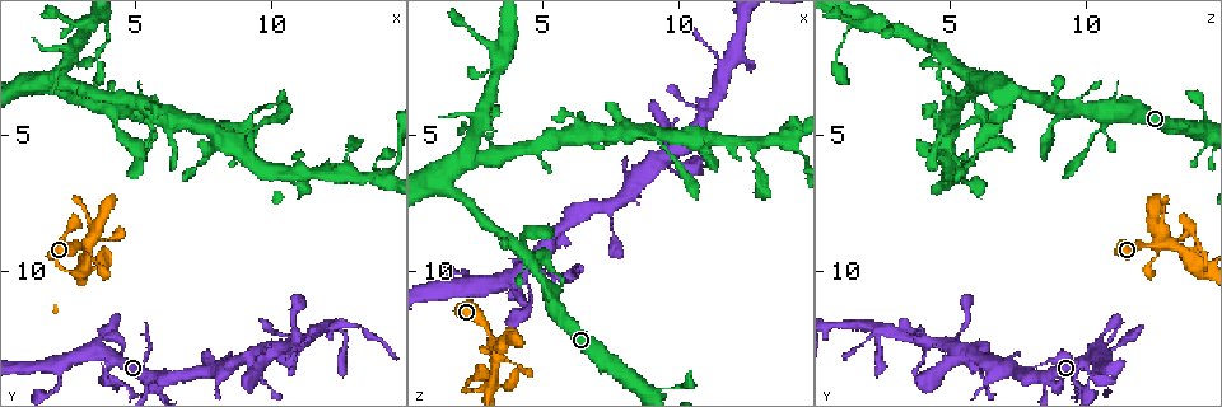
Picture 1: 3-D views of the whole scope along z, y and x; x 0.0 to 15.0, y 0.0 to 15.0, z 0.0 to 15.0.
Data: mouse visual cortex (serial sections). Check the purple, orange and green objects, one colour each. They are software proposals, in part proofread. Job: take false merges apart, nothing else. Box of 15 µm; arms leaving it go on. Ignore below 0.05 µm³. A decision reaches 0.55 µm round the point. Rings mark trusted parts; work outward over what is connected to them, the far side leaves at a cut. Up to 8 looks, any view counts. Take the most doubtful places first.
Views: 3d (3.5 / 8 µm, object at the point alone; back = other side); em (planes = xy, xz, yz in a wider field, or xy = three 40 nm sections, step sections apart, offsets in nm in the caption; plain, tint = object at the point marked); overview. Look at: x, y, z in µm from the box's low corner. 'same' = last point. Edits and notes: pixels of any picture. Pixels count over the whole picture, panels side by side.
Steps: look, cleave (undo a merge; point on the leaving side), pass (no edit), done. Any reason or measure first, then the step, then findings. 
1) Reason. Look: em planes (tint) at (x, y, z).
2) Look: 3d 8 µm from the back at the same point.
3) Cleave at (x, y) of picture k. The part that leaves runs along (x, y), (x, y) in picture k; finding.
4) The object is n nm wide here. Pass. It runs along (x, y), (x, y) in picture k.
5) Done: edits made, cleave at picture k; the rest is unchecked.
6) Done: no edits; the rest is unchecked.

Abrupt turn. Look: 3d 3.5 µm at (4.0, 13.9, 9.6).

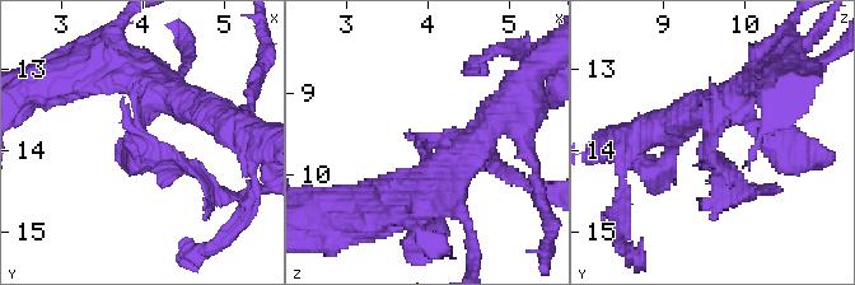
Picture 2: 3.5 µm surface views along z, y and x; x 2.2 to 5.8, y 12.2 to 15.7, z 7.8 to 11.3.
The arms are 150, 350 nm wide; now the EM. Look: em xy step 5 (tint) at (4.05, 13.85, 9.65).

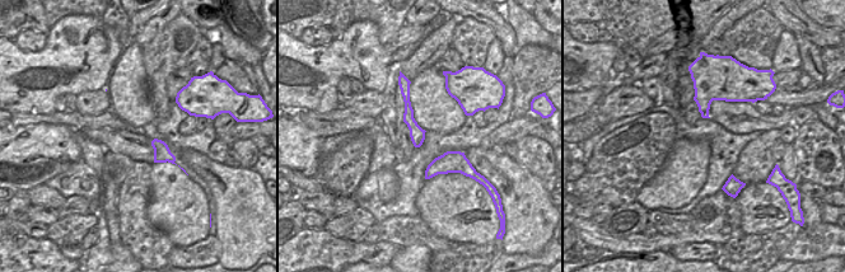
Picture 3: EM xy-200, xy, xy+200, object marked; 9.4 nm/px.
The object is 140 nm wide here. Cleave at (722, 160) of picture 2. The part that leaves runs along (727, 111), (710, 153), (739, 188) in picture 2; two cells meet here.

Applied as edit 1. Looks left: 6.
Look: overview.

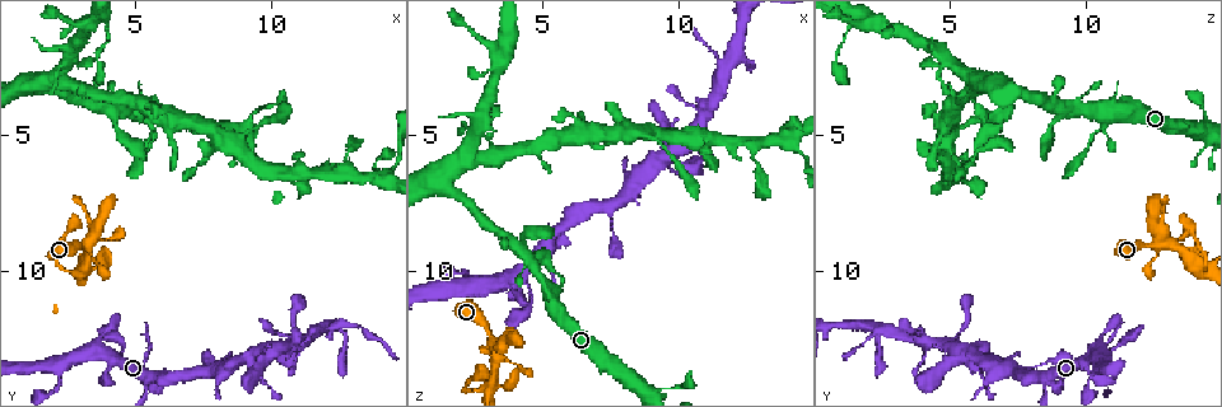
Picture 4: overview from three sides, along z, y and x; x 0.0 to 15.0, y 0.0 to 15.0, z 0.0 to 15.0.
Narrows sharply. Look: 3d 3.5 µm at (3.2, 9.1, 12.7).

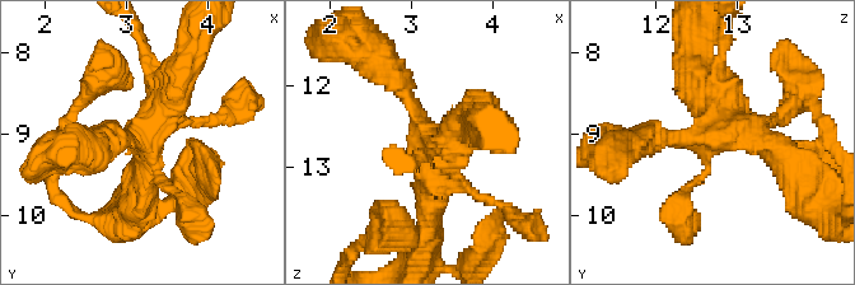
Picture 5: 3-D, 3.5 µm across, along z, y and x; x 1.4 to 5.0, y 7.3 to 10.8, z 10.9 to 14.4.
Look: em xy step 5 (tint) at (3.25, 9.00, 12.70).

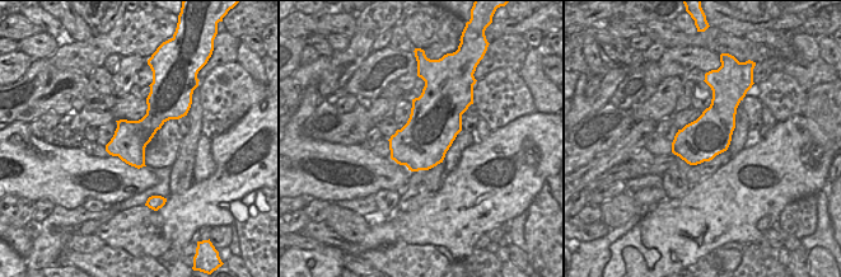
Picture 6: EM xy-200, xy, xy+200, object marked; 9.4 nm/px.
The object is 500 nm wide here. Pass. It runs along (391, 70), (430, 143), (430, 214) in picture 5; all the same cell.

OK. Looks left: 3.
Abrupt turn. Look: 3d 3.5 µm from the back at (10.7, 13.4, 6.0).

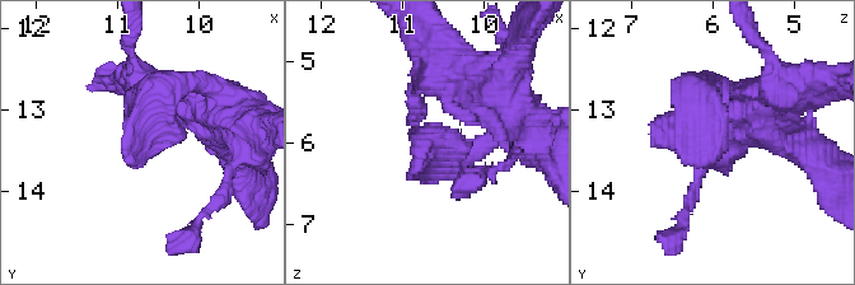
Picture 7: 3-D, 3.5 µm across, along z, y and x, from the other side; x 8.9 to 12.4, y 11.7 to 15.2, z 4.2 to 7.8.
Look: em xy step 5 (tint) at (10.70, 13.30, 6.00).

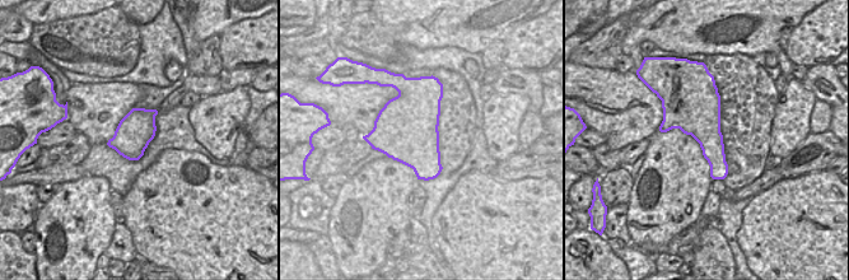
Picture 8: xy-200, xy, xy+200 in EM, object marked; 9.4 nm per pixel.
Pass. It runs along (187, 80), (148, 104), (127, 163) in picture 7; one cell here.

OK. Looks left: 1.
Done: edits made, cleave at picture 2; the rest is unchecked.

